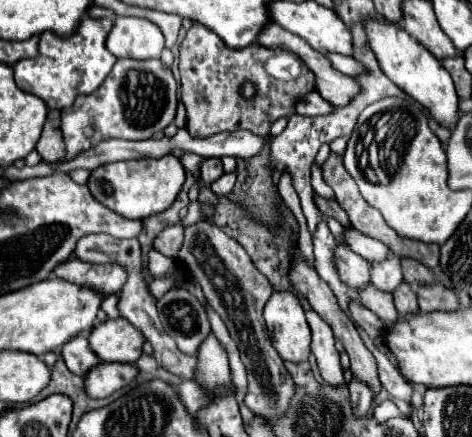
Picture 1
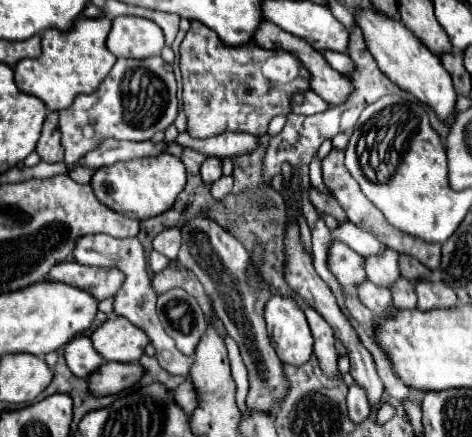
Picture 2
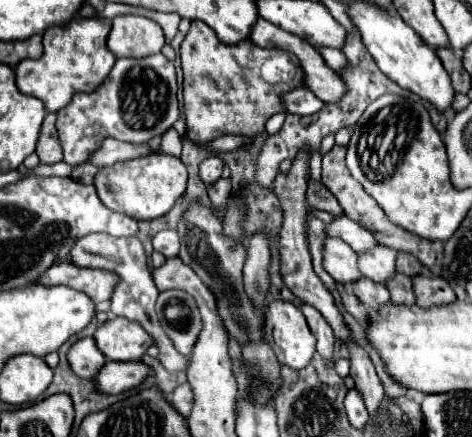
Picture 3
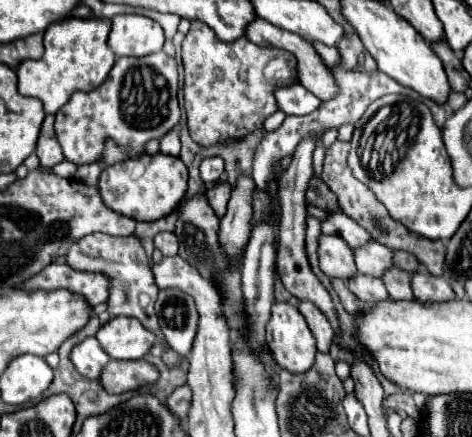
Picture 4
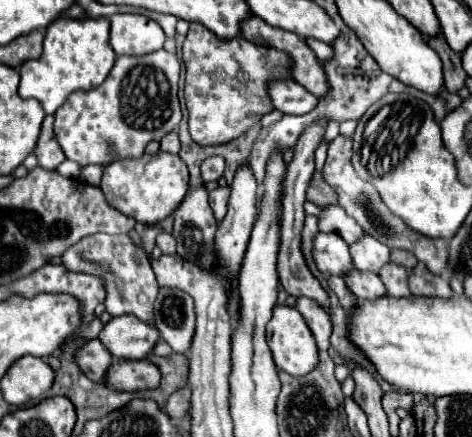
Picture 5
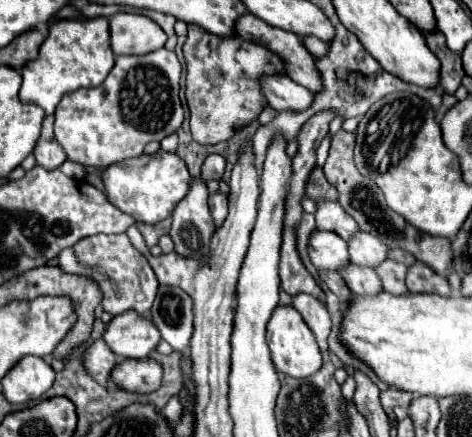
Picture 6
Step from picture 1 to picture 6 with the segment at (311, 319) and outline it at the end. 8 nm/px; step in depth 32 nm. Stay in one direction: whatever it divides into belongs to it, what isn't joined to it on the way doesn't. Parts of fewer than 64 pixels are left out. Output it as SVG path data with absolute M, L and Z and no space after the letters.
M304 292L292 296L292 306L302 314L306 326L314 332L322 350L326 350L326 338L330 334L330 314L326 304L316 296L306 296Z

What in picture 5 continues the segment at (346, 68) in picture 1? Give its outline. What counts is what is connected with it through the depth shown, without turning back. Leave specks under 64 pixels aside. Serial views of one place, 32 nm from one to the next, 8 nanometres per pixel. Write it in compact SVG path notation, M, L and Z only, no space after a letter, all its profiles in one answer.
M308 38L306 44L312 46L312 52L316 54L318 60L328 60L328 58L332 56L332 48L330 48L330 44L324 44L324 42L316 40L316 38Z

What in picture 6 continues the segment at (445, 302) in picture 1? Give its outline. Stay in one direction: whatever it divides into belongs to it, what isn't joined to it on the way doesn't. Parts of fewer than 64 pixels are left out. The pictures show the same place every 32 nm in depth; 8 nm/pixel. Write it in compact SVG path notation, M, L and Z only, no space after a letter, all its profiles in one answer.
M420 262L408 266L406 284L408 284L410 292L426 292L426 294L450 296L448 280L444 276L432 272L432 268L428 268L426 264L420 264Z

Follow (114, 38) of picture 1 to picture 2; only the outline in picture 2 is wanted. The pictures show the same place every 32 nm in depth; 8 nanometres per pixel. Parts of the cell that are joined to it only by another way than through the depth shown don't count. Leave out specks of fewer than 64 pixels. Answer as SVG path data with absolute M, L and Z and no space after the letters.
M118 16L112 20L108 48L118 58L150 58L164 48L164 34L152 20L140 16Z

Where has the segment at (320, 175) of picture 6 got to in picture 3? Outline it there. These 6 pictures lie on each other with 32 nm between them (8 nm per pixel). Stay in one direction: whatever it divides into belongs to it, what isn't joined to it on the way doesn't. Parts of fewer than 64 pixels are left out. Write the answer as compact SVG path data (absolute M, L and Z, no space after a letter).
M314 180L308 182L306 202L308 202L312 208L320 208L320 210L330 212L332 216L340 216L340 214L342 214L342 208L340 208L336 196L334 196L322 182L314 182Z

